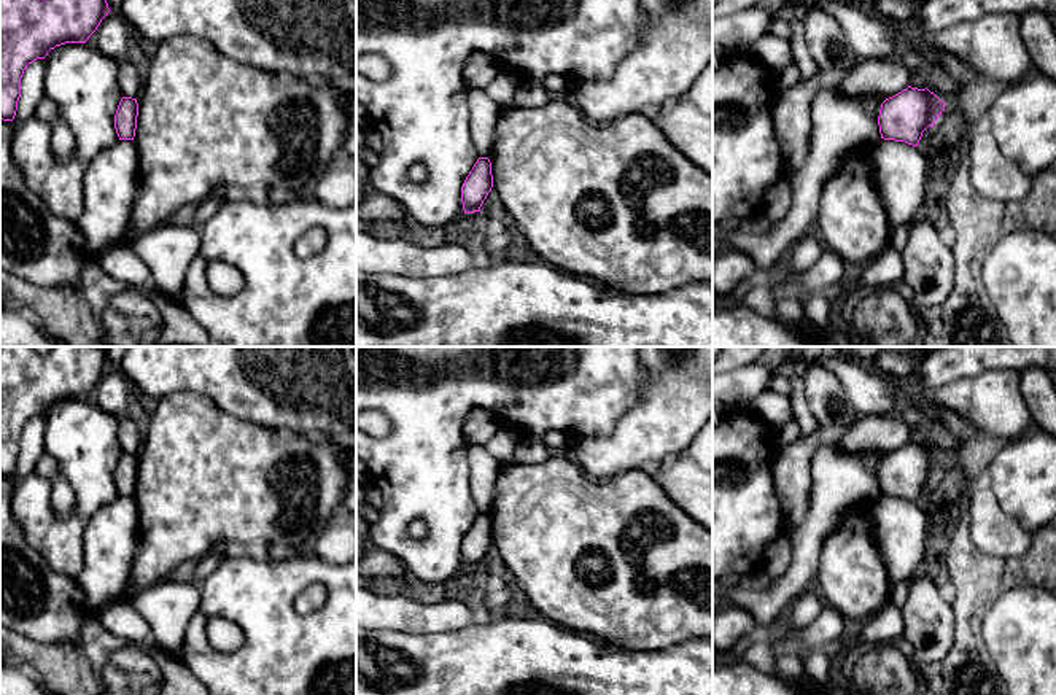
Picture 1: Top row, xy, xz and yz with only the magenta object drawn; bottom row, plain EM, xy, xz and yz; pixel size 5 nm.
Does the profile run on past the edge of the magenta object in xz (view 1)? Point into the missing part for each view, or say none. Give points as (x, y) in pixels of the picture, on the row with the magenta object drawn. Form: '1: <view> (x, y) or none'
1: none

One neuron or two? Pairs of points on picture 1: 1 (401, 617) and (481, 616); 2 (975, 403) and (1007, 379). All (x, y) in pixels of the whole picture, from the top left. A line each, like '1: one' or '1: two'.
1: one
2: one

